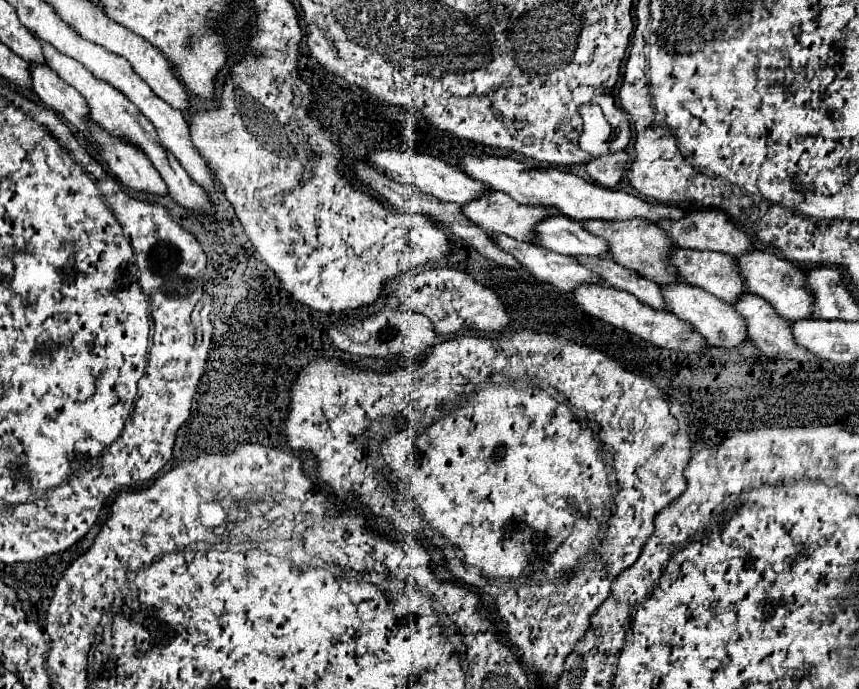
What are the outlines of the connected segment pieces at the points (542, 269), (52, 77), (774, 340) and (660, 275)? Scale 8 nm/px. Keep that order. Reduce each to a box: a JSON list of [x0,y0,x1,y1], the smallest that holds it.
[[493,235,601,291],[29,63,89,135],[731,293,815,361],[583,219,675,283]]

